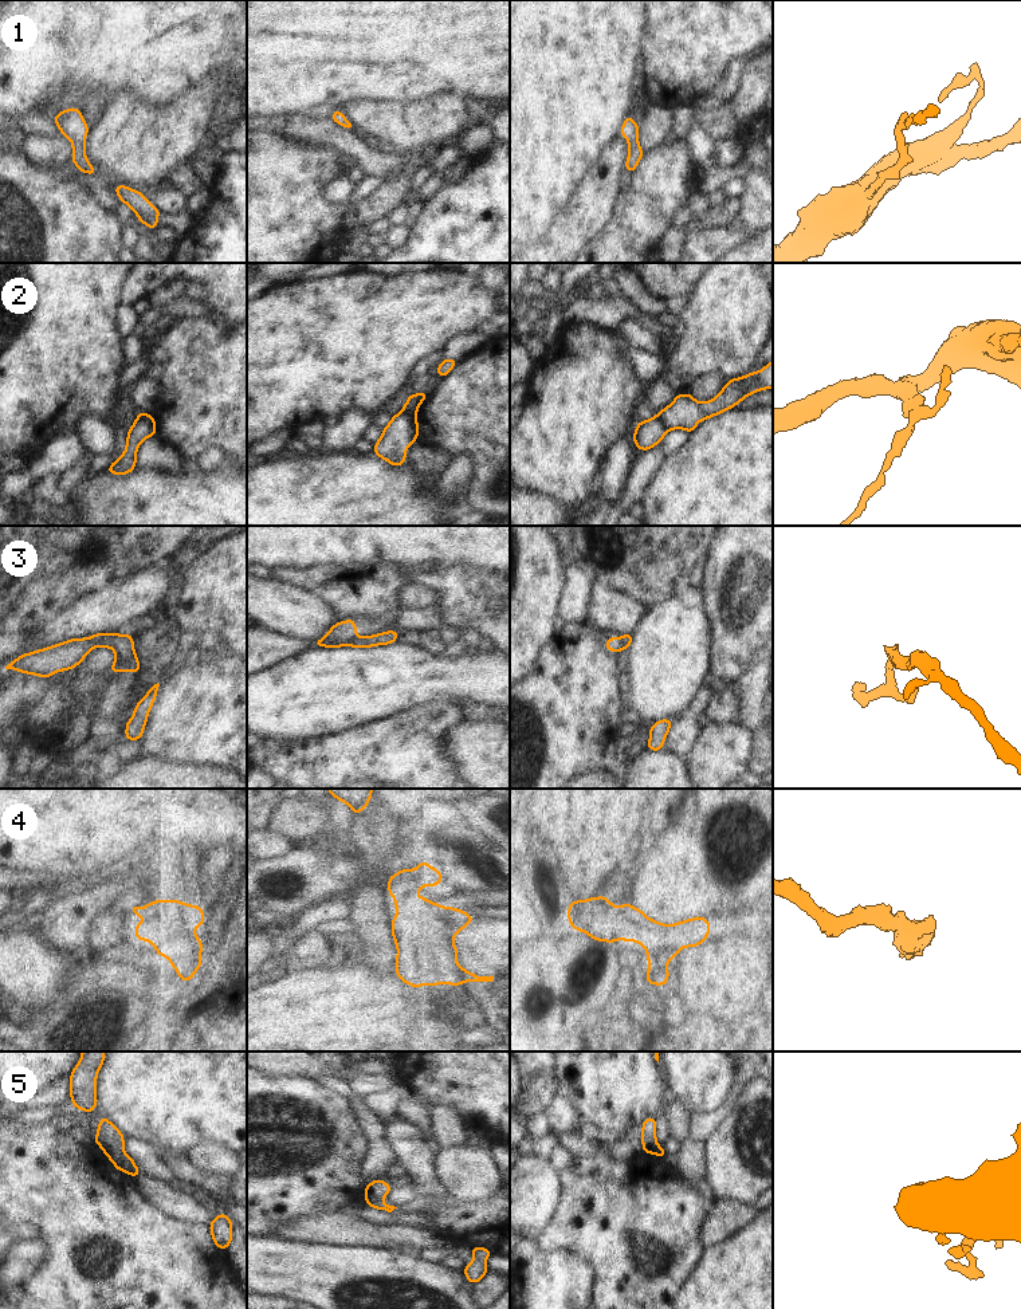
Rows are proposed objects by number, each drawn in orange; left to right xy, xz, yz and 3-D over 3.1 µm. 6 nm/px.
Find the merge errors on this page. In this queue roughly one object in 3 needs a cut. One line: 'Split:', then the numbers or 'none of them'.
Split: 2, 3, 5

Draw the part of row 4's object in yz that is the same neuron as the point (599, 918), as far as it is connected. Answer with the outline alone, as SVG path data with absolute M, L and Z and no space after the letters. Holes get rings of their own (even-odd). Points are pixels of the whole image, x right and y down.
M605 896L572 901L568 909L568 920L574 931L582 931L594 940L614 943L623 939L640 943L647 950L647 960L649 963L648 972L645 974L648 984L659 986L667 984L669 978L668 962L683 947L700 946L710 933L710 921L702 916L665 925L647 917L641 909L628 903L617 908Z

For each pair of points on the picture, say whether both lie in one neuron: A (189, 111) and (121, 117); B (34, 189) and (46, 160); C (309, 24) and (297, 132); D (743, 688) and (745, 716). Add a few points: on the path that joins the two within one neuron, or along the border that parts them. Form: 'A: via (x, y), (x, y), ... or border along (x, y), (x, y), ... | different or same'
A: via (172, 118), (138, 118) | same
B: border along (19, 150), (40, 168), (52, 169), (65, 164) | different
C: border along (302, 113), (290, 113), (287, 116) | different
D: via (746, 695), (746, 710) | same

